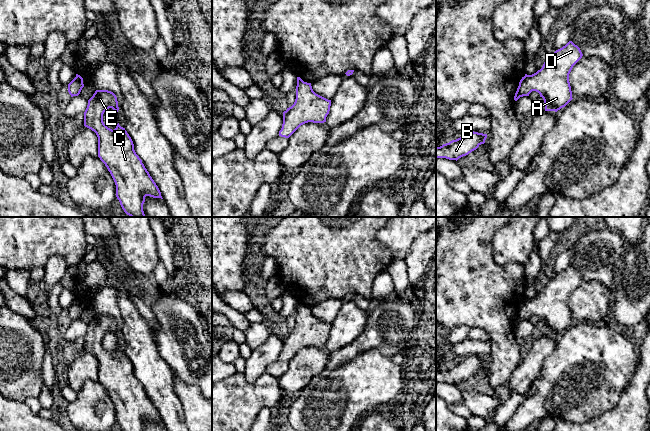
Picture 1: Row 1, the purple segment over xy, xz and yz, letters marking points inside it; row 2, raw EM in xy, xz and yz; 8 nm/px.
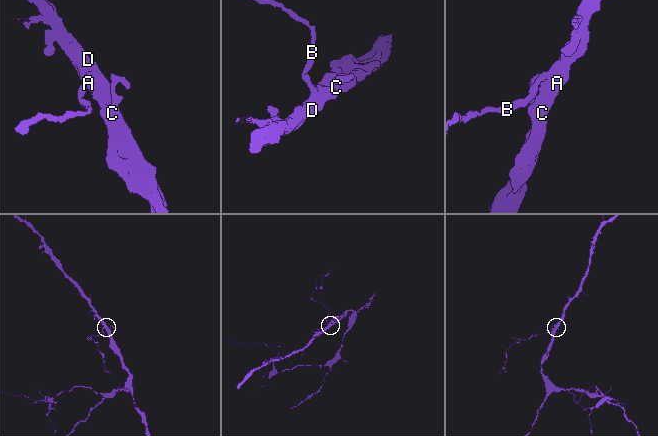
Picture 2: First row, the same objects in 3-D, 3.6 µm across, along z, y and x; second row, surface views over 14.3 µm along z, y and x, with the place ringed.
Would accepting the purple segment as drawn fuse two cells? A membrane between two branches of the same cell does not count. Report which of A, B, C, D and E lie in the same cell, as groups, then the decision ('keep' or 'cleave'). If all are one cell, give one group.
groups A B C D E; keep

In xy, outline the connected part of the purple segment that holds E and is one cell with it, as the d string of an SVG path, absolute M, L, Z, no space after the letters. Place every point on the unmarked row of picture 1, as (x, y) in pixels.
M96 314L88 324L84 336L84 350L94 355L98 361L98 381L105 388L115 406L116 421L121 431L143 431L146 420L163 423L158 410L136 378L133 365L125 352L118 347L112 354L104 348L103 338L109 332L118 336L116 319L108 314Z

